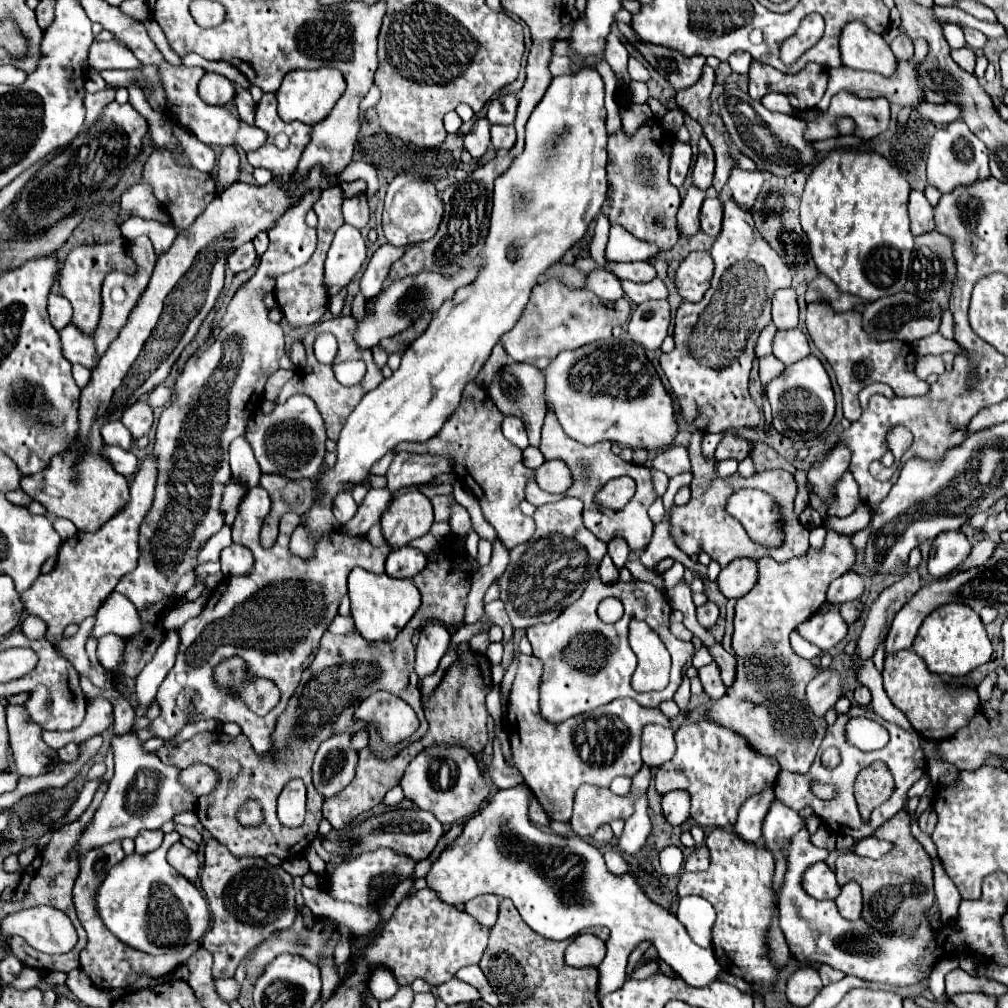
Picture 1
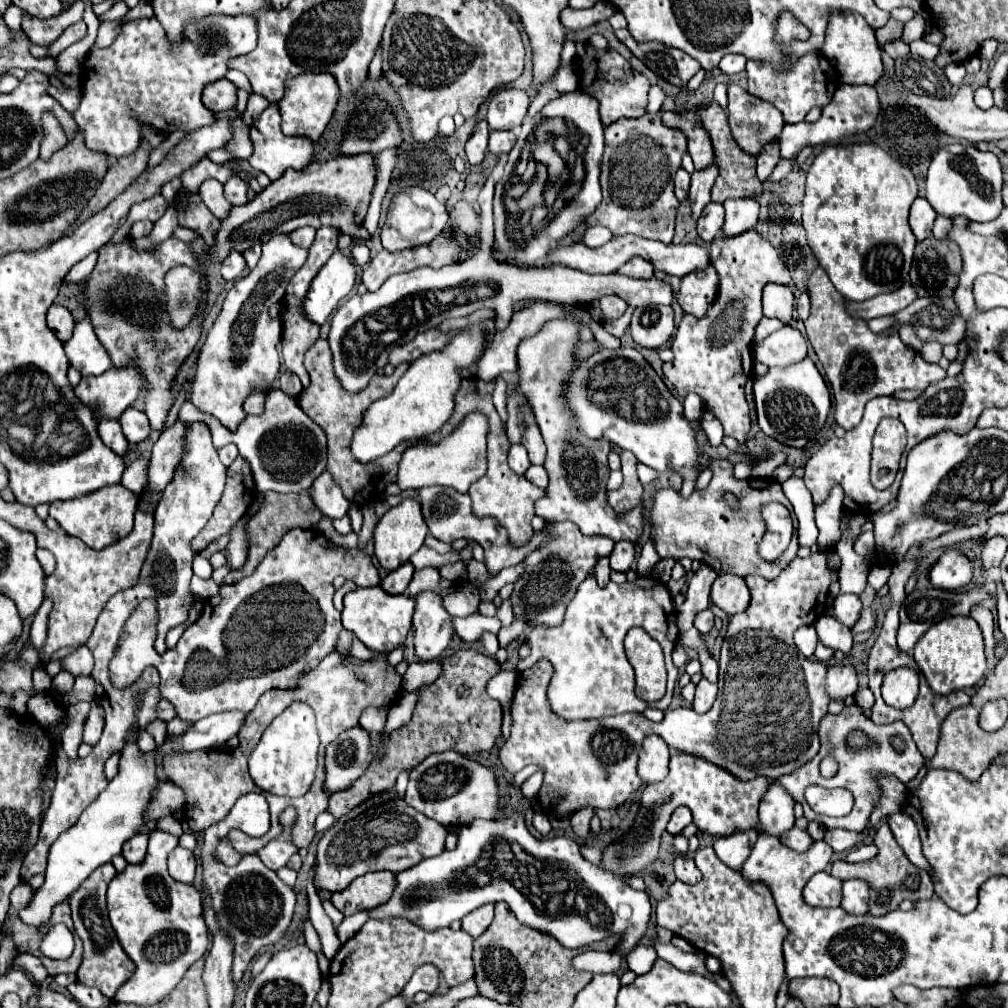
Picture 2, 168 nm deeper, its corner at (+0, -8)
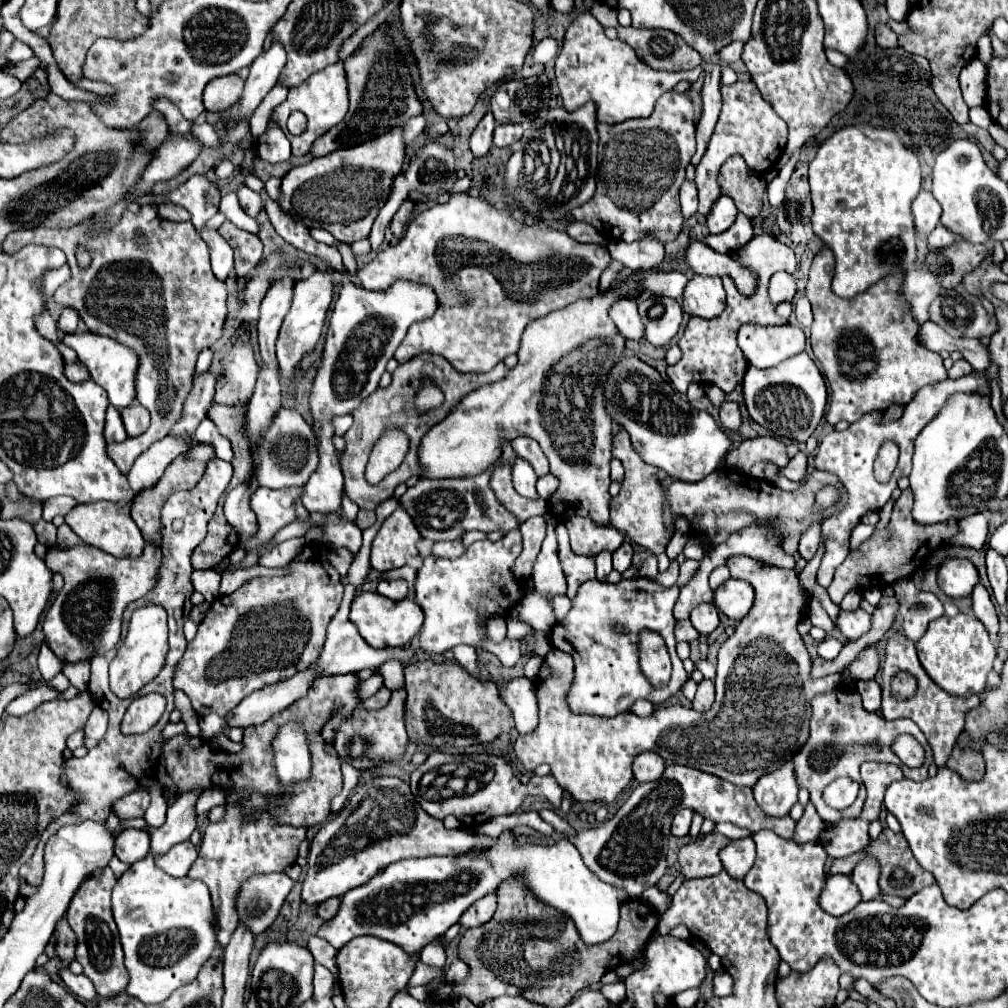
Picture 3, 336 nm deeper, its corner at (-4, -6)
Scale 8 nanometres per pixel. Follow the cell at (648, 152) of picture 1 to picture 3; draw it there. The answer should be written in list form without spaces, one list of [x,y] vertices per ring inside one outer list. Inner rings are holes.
[[[665,92],[655,112],[649,118],[625,120],[619,124],[597,124],[599,132],[599,168],[595,174],[597,190],[589,202],[571,210],[575,220],[591,224],[599,234],[611,236],[615,240],[633,242],[647,234],[657,236],[661,242],[671,242],[677,238],[683,216],[679,208],[679,188],[685,180],[685,168],[695,154],[695,108],[687,94]]]

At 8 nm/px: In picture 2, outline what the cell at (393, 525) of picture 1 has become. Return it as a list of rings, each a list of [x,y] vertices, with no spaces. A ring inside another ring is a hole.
[[[413,498],[403,500],[399,506],[391,508],[389,512],[385,512],[375,528],[373,540],[375,540],[375,558],[379,560],[379,564],[387,570],[395,570],[401,564],[405,564],[421,546],[423,540],[427,536],[429,528],[423,520],[423,512],[421,512],[421,504]]]

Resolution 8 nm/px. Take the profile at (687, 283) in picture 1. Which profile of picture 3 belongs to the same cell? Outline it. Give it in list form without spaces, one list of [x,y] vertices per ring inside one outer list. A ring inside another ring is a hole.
[[[693,276],[683,292],[683,312],[699,318],[715,318],[725,310],[725,290],[721,278]]]

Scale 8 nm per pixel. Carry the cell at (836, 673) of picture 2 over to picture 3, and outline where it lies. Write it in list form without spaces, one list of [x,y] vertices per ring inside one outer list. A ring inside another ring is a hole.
[[[867,646],[867,650],[863,650],[855,662],[849,664],[849,672],[857,678],[857,680],[869,680],[869,678],[875,678],[877,670],[879,670],[879,652],[877,652],[877,646]]]

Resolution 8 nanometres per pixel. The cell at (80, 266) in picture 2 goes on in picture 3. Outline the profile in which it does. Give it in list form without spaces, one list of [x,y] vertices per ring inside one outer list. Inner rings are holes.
[[[61,266],[59,270],[49,270],[43,274],[43,298],[51,298],[51,294],[65,282],[69,280],[69,266]]]

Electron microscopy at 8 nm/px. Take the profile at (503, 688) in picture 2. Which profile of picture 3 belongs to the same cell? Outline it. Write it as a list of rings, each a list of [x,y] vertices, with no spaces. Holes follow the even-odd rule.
[[[519,528],[511,530],[505,538],[491,542],[481,540],[473,542],[459,558],[445,560],[439,556],[423,558],[423,566],[417,570],[417,598],[415,602],[425,612],[425,622],[419,632],[421,650],[443,654],[457,644],[469,644],[473,648],[483,648],[495,654],[503,666],[513,666],[521,656],[521,640],[493,642],[481,628],[487,626],[491,618],[503,618],[514,603],[523,596],[523,584],[515,578],[515,558],[521,554],[521,532]]]

